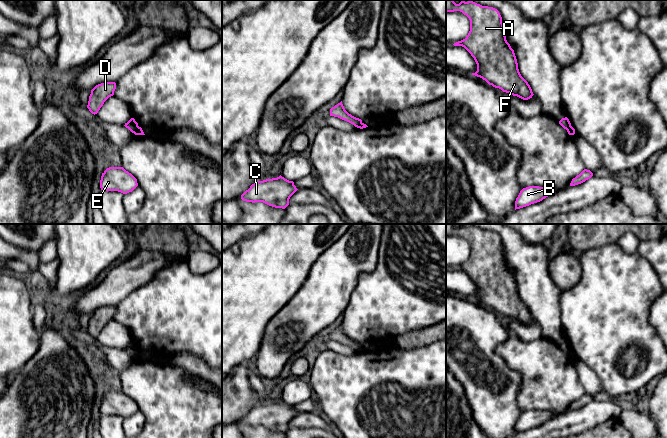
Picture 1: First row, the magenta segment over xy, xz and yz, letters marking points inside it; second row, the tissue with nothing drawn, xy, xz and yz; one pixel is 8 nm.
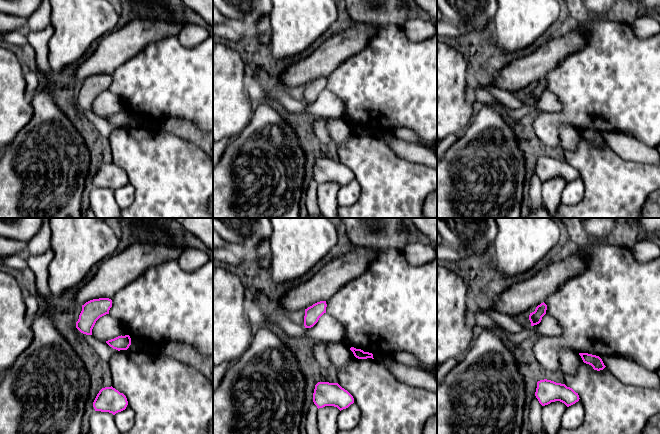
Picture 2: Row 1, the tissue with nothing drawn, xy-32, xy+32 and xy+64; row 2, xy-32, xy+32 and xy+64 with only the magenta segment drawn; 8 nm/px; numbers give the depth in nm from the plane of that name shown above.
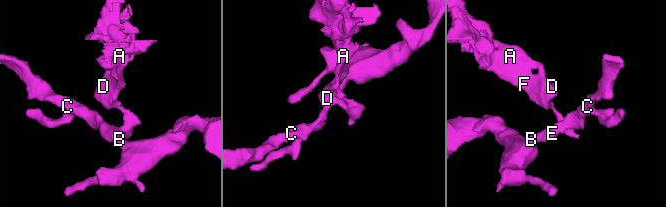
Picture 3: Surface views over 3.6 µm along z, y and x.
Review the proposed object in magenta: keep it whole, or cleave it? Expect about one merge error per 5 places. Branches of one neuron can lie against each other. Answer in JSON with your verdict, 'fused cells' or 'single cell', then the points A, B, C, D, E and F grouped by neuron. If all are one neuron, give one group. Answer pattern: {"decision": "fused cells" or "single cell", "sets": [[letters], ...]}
{"decision": "fused cells", "sets": [["A", "D", "F"], ["B", "C", "E"]]}

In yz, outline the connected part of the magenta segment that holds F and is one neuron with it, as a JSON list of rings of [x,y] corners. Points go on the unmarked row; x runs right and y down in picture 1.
[[[446,224],[446,236],[454,235],[462,236],[470,244],[466,262],[453,269],[464,271],[474,282],[477,295],[472,299],[523,324],[532,322],[532,313],[521,300],[514,274],[506,264],[499,235],[473,225],[456,228]]]

